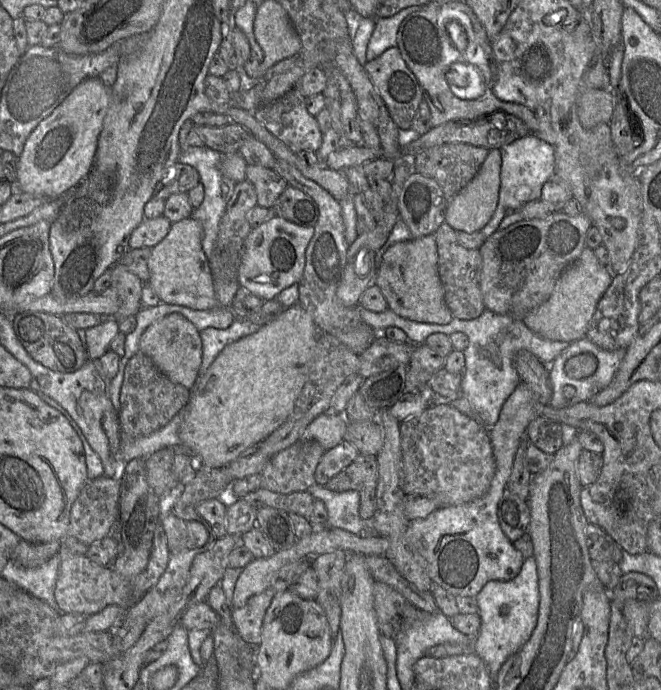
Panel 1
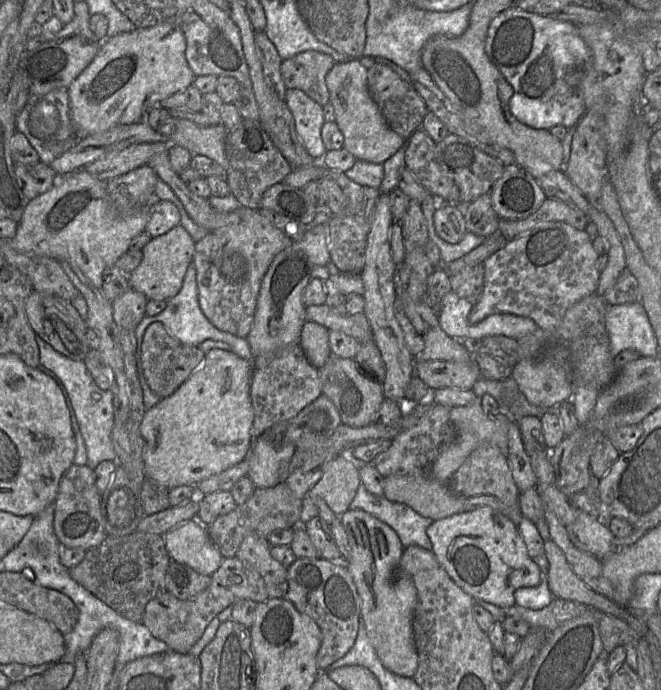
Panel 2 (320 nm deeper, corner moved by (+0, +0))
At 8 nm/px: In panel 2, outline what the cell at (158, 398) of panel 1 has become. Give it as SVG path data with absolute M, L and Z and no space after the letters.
M155 322L145 331L141 343L143 378L160 399L172 395L203 363L206 353L195 346L188 346L170 336L163 324Z

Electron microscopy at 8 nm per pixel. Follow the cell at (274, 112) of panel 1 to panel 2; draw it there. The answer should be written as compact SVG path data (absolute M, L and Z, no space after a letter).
M287 89L285 102L293 115L299 141L315 160L321 160L327 152L321 137L326 122L323 107L299 89Z

